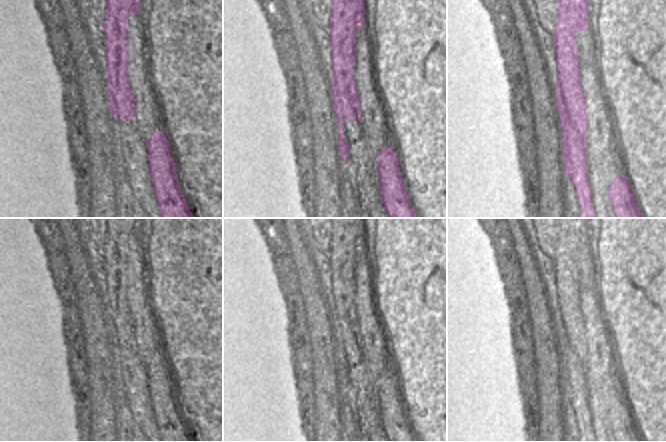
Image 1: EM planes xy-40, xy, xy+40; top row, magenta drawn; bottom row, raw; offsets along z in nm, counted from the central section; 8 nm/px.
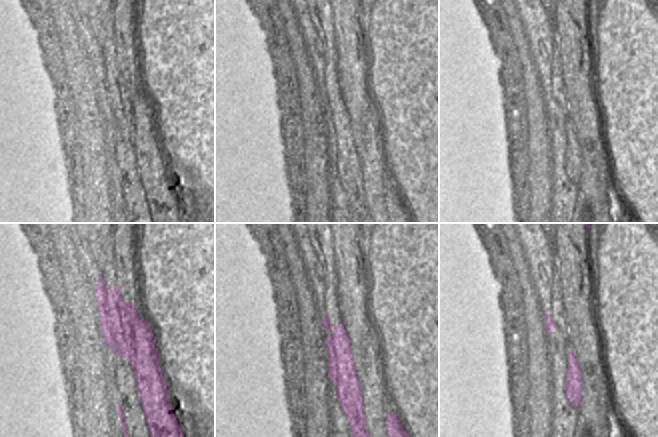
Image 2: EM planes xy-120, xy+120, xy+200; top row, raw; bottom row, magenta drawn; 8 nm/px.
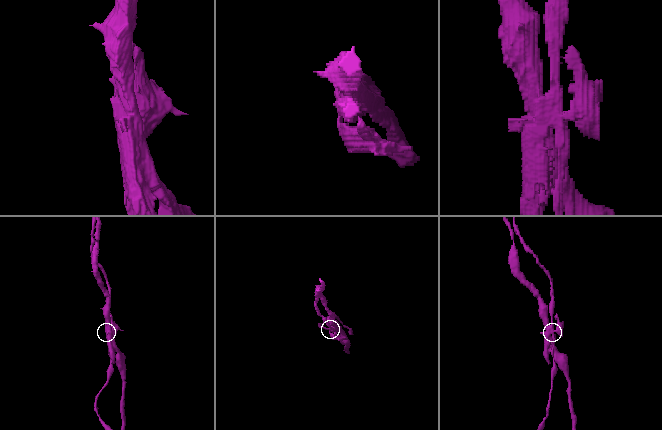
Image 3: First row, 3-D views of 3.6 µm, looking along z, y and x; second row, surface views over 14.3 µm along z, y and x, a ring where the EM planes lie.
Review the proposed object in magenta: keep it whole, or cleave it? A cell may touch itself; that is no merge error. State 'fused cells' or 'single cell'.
fused cells

